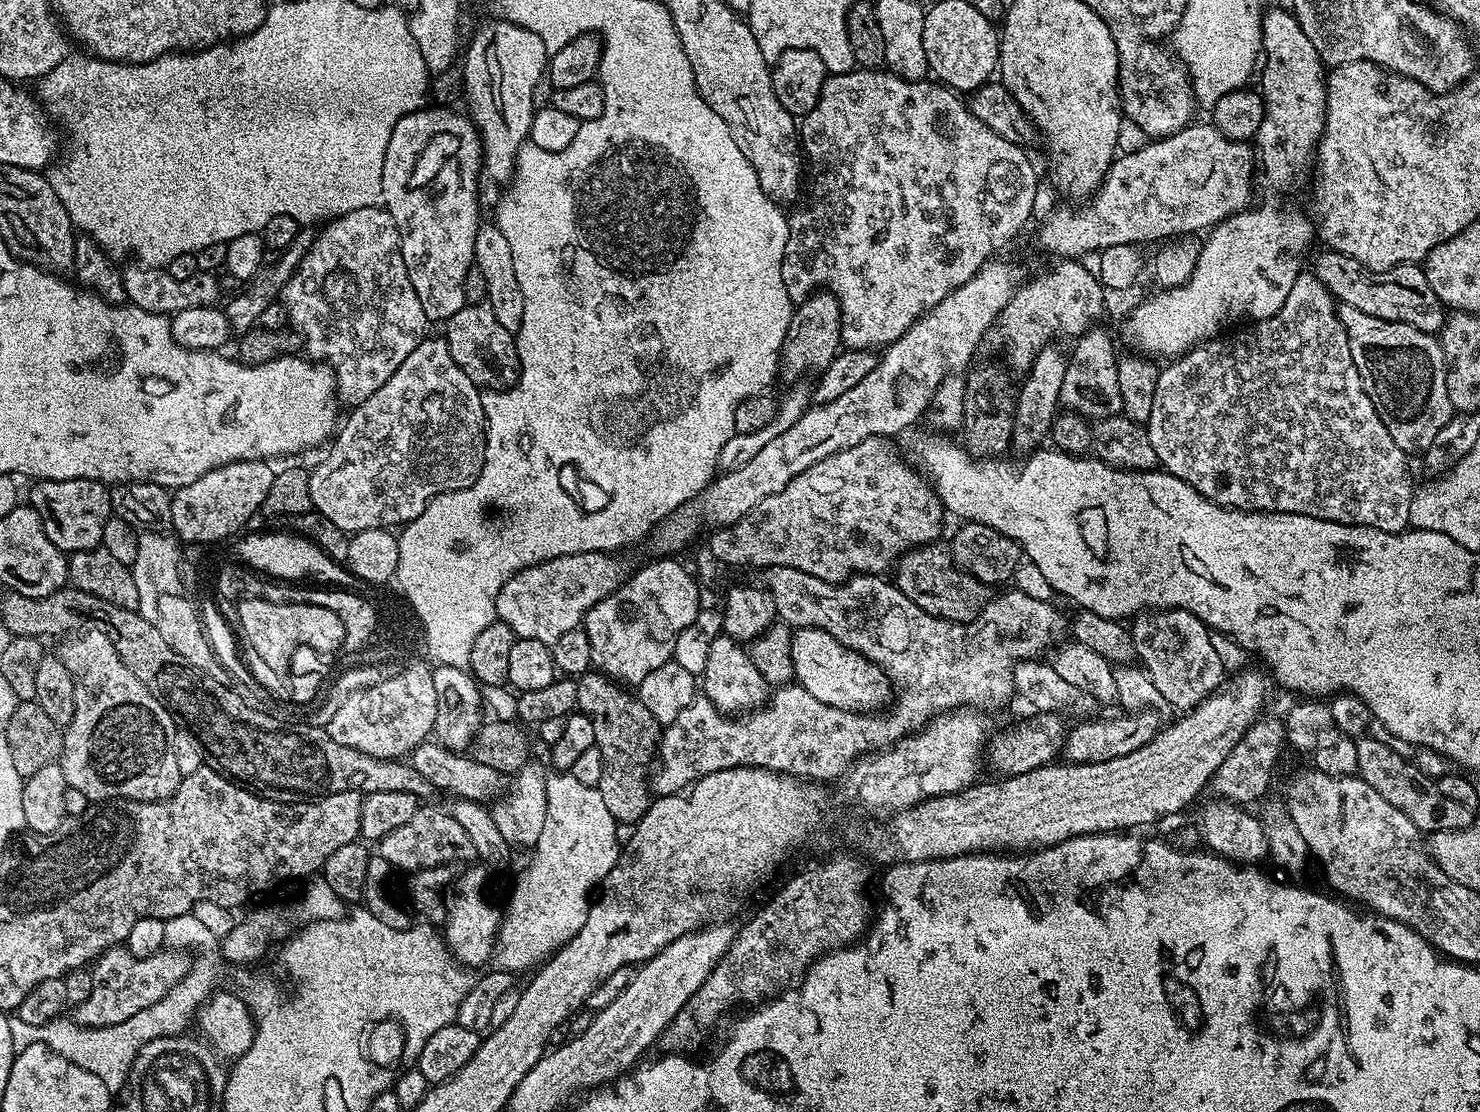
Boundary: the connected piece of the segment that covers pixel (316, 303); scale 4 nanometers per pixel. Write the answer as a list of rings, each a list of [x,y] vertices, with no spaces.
[[[377,206],[375,208],[363,208],[348,212],[344,216],[335,217],[331,222],[325,223],[324,228],[312,241],[312,247],[300,260],[296,272],[290,277],[288,283],[282,289],[282,301],[288,307],[288,319],[295,331],[304,336],[304,346],[307,355],[313,361],[323,362],[336,374],[336,394],[341,405],[360,405],[405,367],[404,363],[416,352],[416,347],[424,340],[424,331],[430,328],[430,322],[426,318],[426,310],[422,310],[422,302],[418,302],[418,294],[414,294],[414,286],[410,283],[410,274],[406,270],[406,262],[402,262],[402,250],[400,249],[400,235],[394,218],[390,218],[387,208]]]

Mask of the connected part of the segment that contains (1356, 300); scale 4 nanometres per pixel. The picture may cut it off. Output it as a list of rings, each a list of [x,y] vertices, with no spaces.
[[[1324,250],[1321,253],[1321,256],[1316,260],[1314,275],[1328,287],[1328,292],[1340,304],[1348,304],[1354,310],[1362,310],[1362,314],[1370,314],[1374,318],[1409,324],[1423,332],[1436,334],[1444,327],[1446,305],[1438,298],[1438,294],[1434,294],[1434,290],[1426,278],[1424,269],[1419,263],[1395,264],[1395,266],[1388,268],[1384,272],[1375,272],[1364,267],[1362,262],[1358,262],[1341,252]]]

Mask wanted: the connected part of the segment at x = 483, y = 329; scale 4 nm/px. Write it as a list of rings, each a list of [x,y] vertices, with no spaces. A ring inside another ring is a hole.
[[[465,303],[458,314],[446,321],[448,328],[448,344],[446,350],[466,370],[477,388],[501,392],[504,388],[513,388],[520,381],[520,359],[516,349],[516,336],[498,318],[494,318],[494,310],[488,303]]]

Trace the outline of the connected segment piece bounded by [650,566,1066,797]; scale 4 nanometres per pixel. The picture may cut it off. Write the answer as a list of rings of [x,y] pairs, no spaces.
[[[778,566],[777,568],[767,569],[763,573],[763,576],[765,580],[763,580],[763,583],[766,585],[769,594],[774,598],[777,617],[783,623],[791,626],[793,629],[821,628],[822,630],[826,630],[826,634],[830,634],[835,640],[842,642],[850,650],[862,654],[867,660],[873,660],[879,668],[884,669],[888,673],[888,678],[892,681],[894,703],[887,709],[886,714],[851,712],[850,710],[842,710],[838,706],[826,706],[826,702],[818,702],[814,698],[810,698],[804,688],[793,682],[787,686],[777,687],[769,695],[768,703],[763,708],[757,708],[754,712],[740,714],[733,718],[731,715],[718,711],[714,706],[714,702],[710,702],[702,694],[697,695],[696,699],[690,702],[690,706],[686,706],[686,710],[682,710],[682,714],[678,714],[678,718],[674,718],[674,722],[663,725],[660,733],[658,763],[655,765],[654,771],[650,776],[650,784],[657,797],[672,796],[675,792],[685,791],[691,788],[697,780],[706,778],[718,770],[730,770],[731,768],[765,768],[771,772],[782,772],[786,776],[795,776],[809,782],[825,782],[824,780],[832,780],[835,776],[840,775],[840,777],[843,777],[861,756],[879,752],[882,748],[892,747],[892,745],[903,740],[905,736],[911,736],[913,732],[920,731],[929,720],[945,712],[954,712],[958,708],[988,710],[991,704],[1000,704],[1003,700],[1013,699],[1012,665],[1017,664],[1020,660],[1034,660],[1043,657],[1044,651],[1047,653],[1049,650],[1055,649],[1066,636],[1066,618],[1064,620],[1055,606],[1047,604],[1044,600],[1039,600],[1036,596],[1027,596],[1024,592],[1004,592],[1001,596],[993,595],[986,607],[978,614],[978,618],[970,621],[969,624],[963,625],[956,624],[952,620],[943,620],[937,616],[926,614],[926,610],[922,606],[914,606],[914,602],[910,602],[910,598],[906,598],[906,594],[902,594],[902,590],[898,590],[895,583],[888,581],[887,584],[884,581],[885,577],[880,574],[861,574],[859,576],[853,576],[850,580],[845,580],[842,584],[831,584],[822,578],[814,578],[814,574],[806,574],[802,570],[794,570],[790,566]]]

